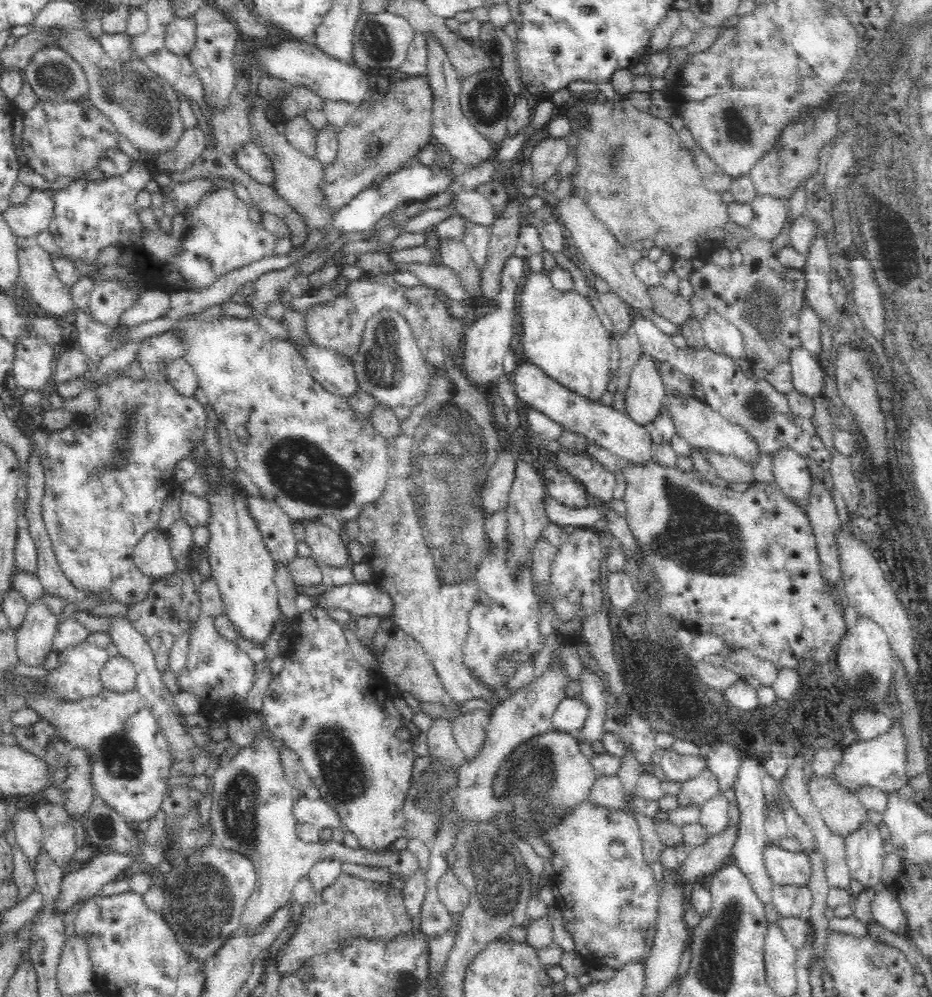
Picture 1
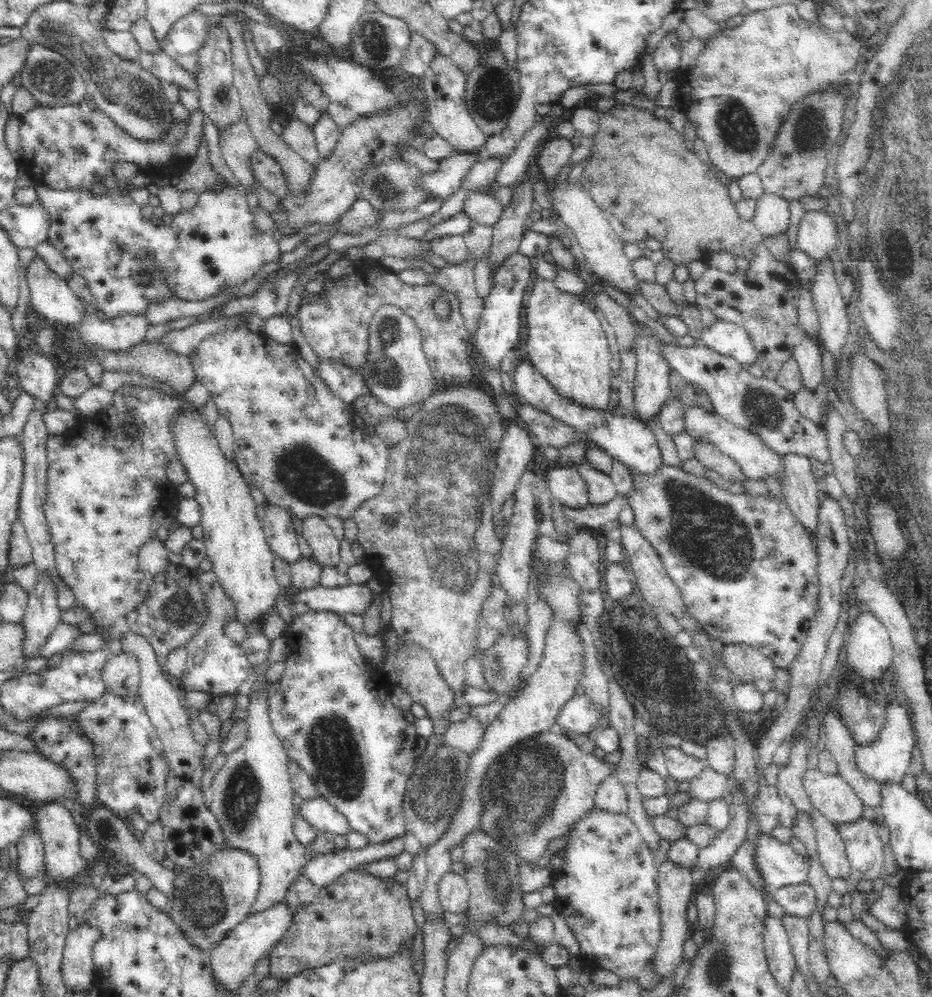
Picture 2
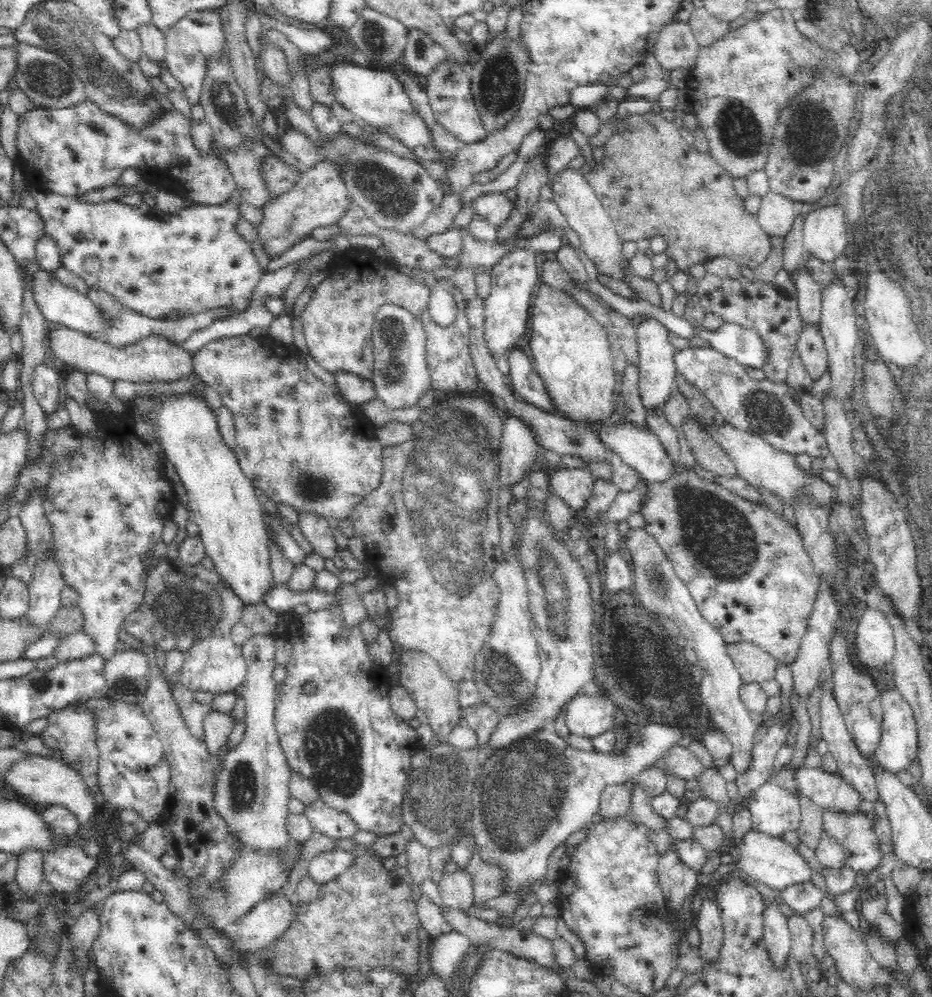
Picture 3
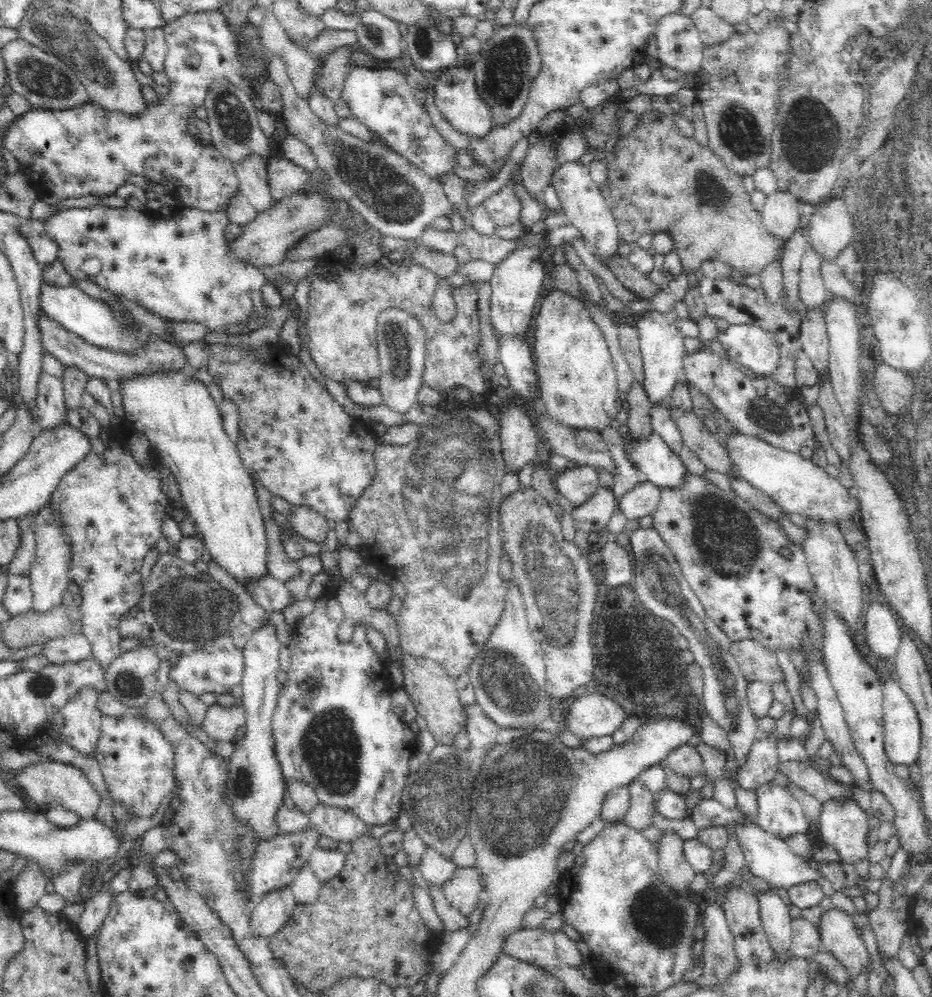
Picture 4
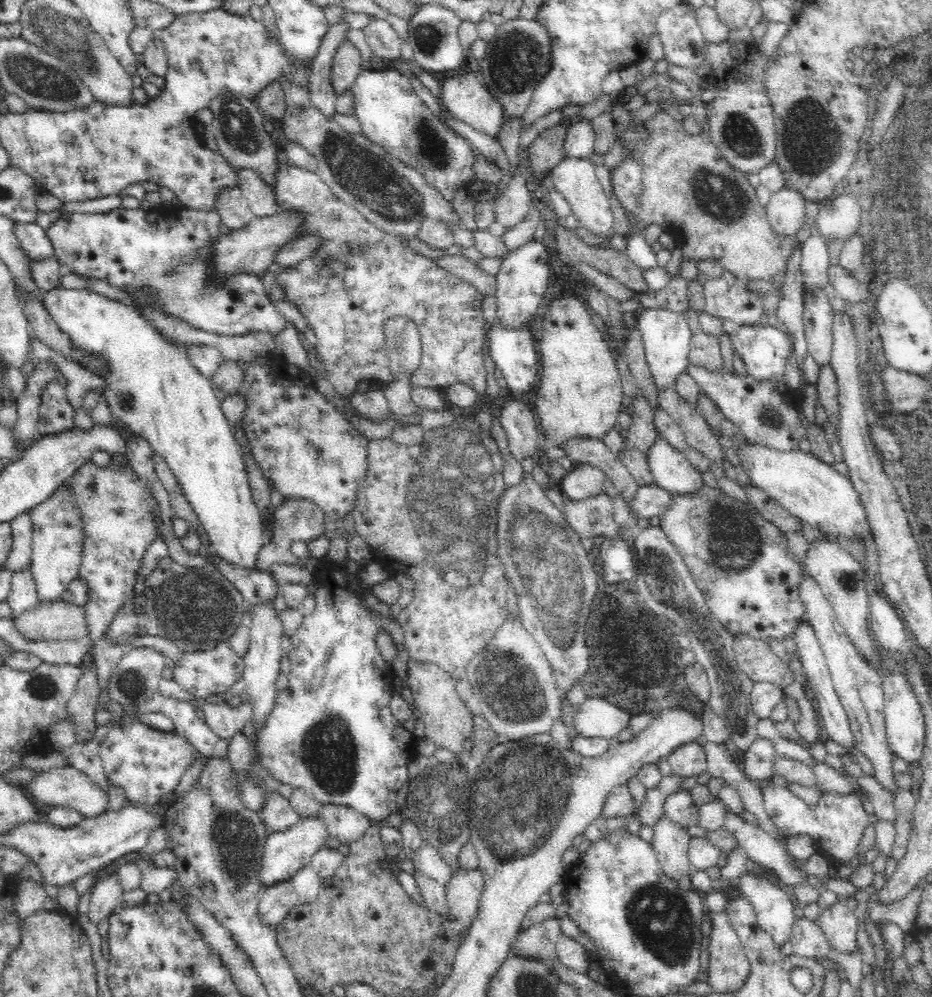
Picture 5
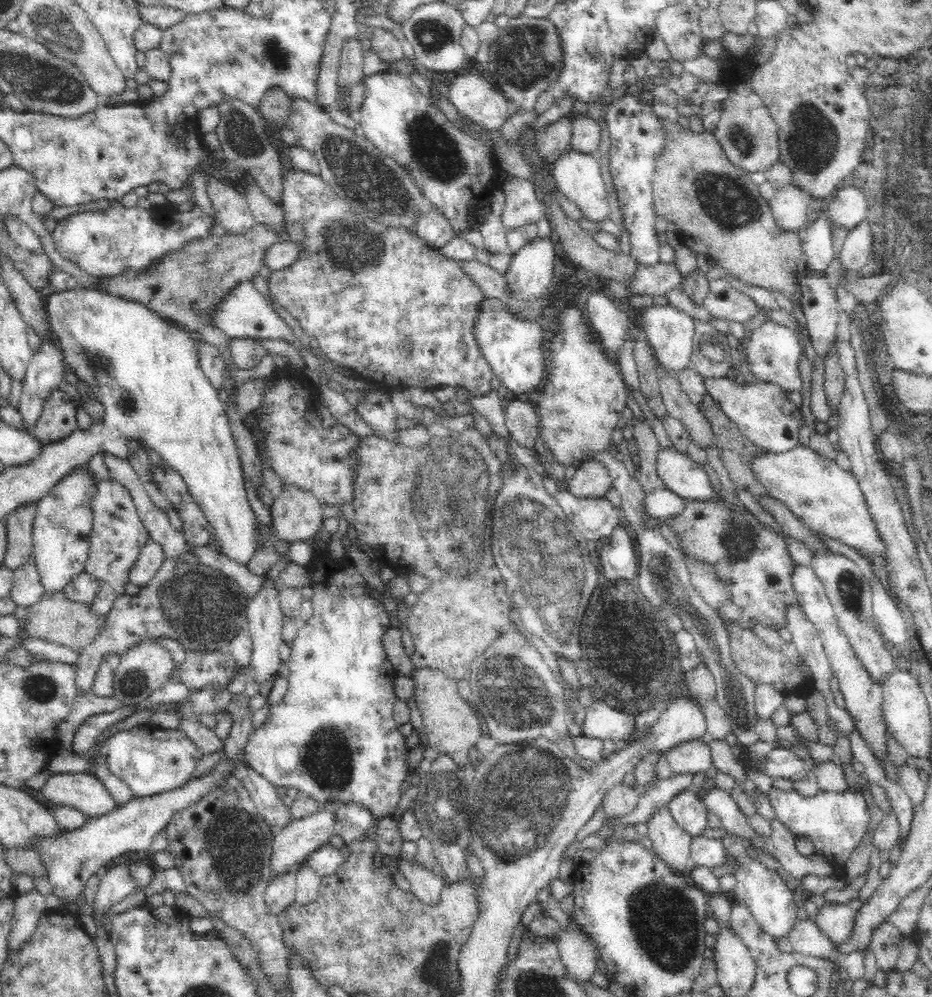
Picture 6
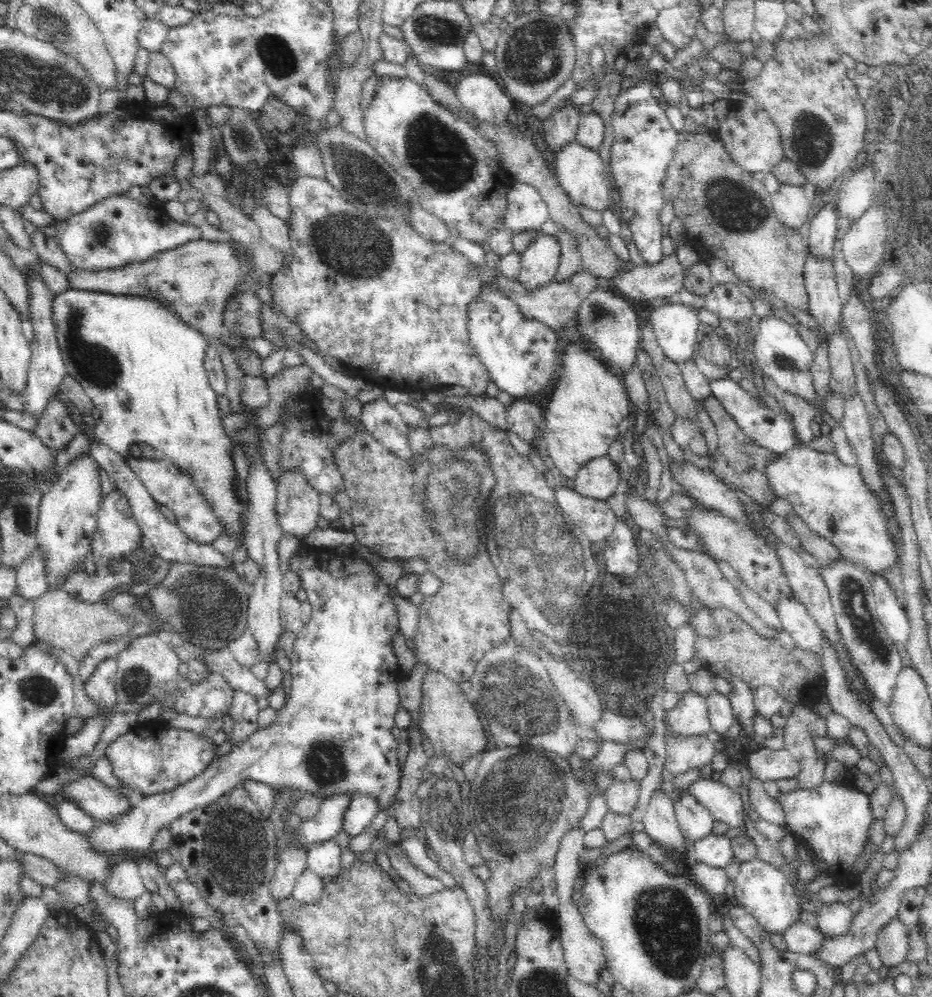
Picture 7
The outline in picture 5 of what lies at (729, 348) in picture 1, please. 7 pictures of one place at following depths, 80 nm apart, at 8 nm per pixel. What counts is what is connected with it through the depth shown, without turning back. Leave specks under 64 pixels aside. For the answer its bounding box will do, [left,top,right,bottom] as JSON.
[729,325,791,381]

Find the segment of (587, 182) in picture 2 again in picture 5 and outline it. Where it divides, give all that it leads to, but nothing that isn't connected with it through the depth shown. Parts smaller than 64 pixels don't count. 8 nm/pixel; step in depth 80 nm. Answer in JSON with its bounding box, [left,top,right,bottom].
[624,112,796,284]

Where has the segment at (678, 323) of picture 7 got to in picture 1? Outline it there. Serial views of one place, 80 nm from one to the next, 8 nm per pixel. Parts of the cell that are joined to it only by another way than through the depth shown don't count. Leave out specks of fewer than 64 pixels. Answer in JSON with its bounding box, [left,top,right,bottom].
[623,354,665,426]

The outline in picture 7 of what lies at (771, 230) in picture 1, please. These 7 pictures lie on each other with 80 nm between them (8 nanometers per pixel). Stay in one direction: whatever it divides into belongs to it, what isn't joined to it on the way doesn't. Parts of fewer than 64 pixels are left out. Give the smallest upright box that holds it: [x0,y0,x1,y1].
[771,184,812,230]

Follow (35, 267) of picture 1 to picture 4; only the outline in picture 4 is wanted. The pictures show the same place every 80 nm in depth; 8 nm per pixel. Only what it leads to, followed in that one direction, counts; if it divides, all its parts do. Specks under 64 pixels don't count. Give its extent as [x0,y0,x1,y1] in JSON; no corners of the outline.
[39,280,148,351]

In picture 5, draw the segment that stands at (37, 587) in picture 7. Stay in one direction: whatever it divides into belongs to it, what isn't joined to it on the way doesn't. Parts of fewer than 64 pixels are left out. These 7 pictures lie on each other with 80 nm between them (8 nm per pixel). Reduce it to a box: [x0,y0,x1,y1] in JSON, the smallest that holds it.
[5,568,37,618]

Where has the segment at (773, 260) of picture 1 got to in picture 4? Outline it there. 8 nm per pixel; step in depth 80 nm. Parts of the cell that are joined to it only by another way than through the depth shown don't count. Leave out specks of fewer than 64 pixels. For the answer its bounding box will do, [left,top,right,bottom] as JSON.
[696,276,803,386]

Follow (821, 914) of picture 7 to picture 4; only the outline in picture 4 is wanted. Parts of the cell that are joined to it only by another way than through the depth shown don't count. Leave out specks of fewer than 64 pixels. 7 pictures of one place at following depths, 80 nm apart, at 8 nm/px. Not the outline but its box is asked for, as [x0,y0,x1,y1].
[818,907,872,981]

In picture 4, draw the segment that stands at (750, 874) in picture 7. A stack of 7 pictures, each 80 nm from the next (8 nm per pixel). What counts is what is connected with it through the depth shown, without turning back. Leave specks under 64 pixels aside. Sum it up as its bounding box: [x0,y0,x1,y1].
[756,889,792,954]

